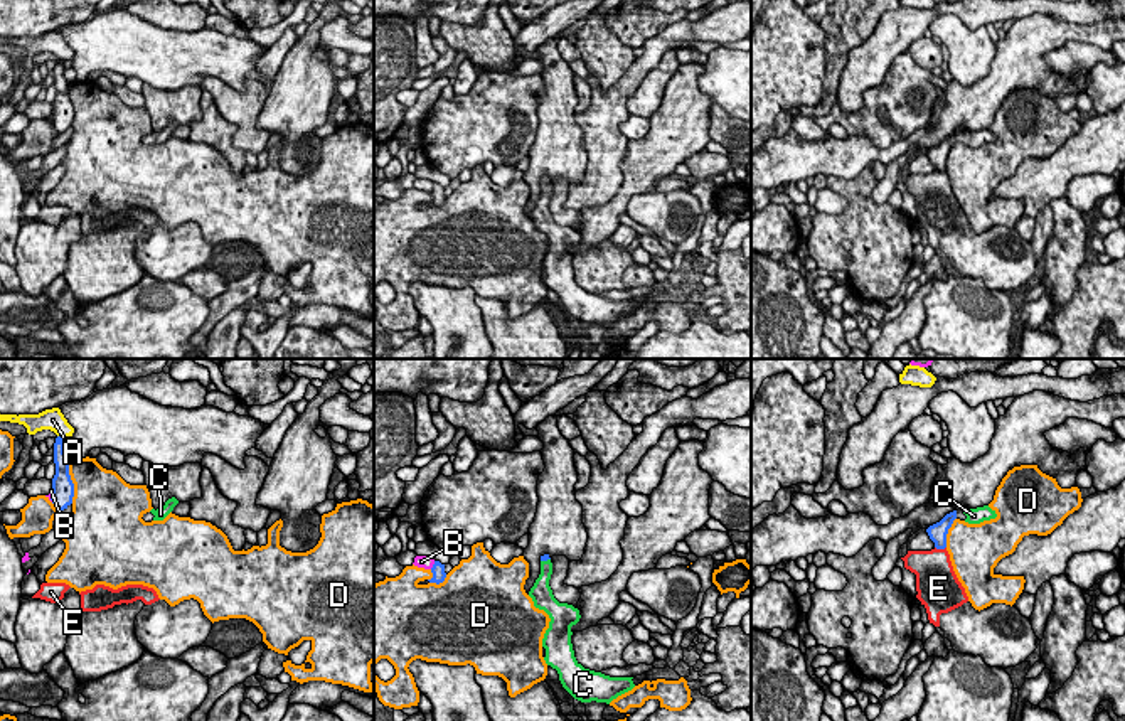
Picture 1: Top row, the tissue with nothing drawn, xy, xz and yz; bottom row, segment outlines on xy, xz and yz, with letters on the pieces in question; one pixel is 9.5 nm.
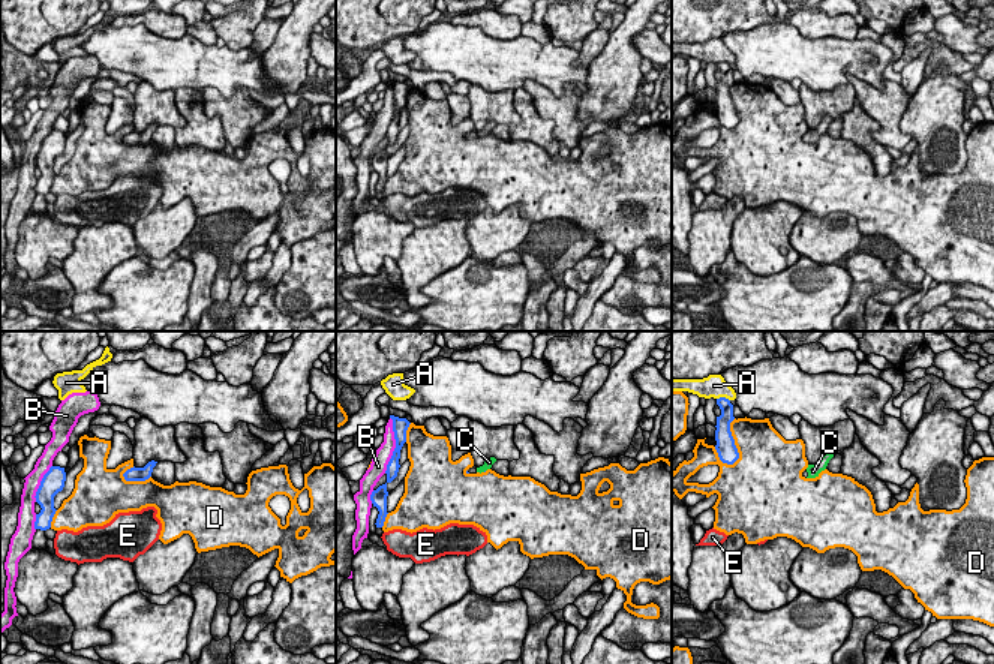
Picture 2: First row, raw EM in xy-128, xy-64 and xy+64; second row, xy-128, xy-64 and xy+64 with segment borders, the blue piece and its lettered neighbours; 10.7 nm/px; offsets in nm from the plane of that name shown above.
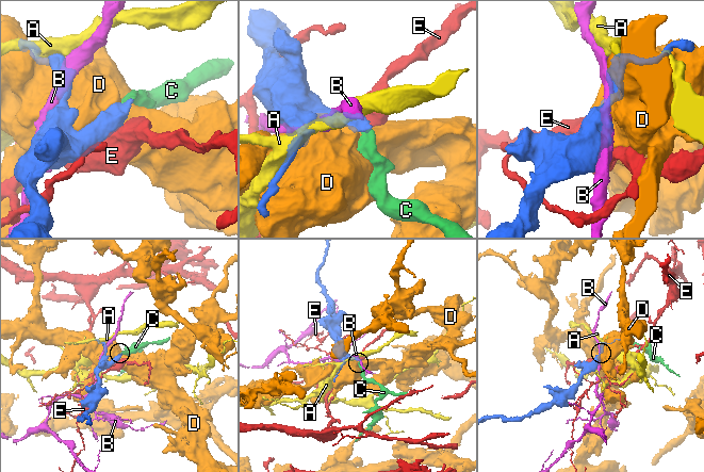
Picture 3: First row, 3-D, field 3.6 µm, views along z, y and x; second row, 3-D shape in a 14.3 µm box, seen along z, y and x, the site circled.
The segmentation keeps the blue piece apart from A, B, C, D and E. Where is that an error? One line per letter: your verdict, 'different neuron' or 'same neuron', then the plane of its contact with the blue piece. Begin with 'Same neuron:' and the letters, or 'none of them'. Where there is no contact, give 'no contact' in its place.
Same neuron: C
A: different neuron | xy
B: different neuron | xz
C: same neuron | xz
D: different neuron | xy
E: different neuron | yz

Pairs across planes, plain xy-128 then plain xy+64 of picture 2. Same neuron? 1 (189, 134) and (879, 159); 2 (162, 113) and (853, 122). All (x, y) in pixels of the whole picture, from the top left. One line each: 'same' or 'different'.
1: same
2: different

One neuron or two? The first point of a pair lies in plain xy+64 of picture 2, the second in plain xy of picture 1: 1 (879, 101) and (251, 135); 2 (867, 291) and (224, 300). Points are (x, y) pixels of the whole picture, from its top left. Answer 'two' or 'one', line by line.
1: one
2: one

